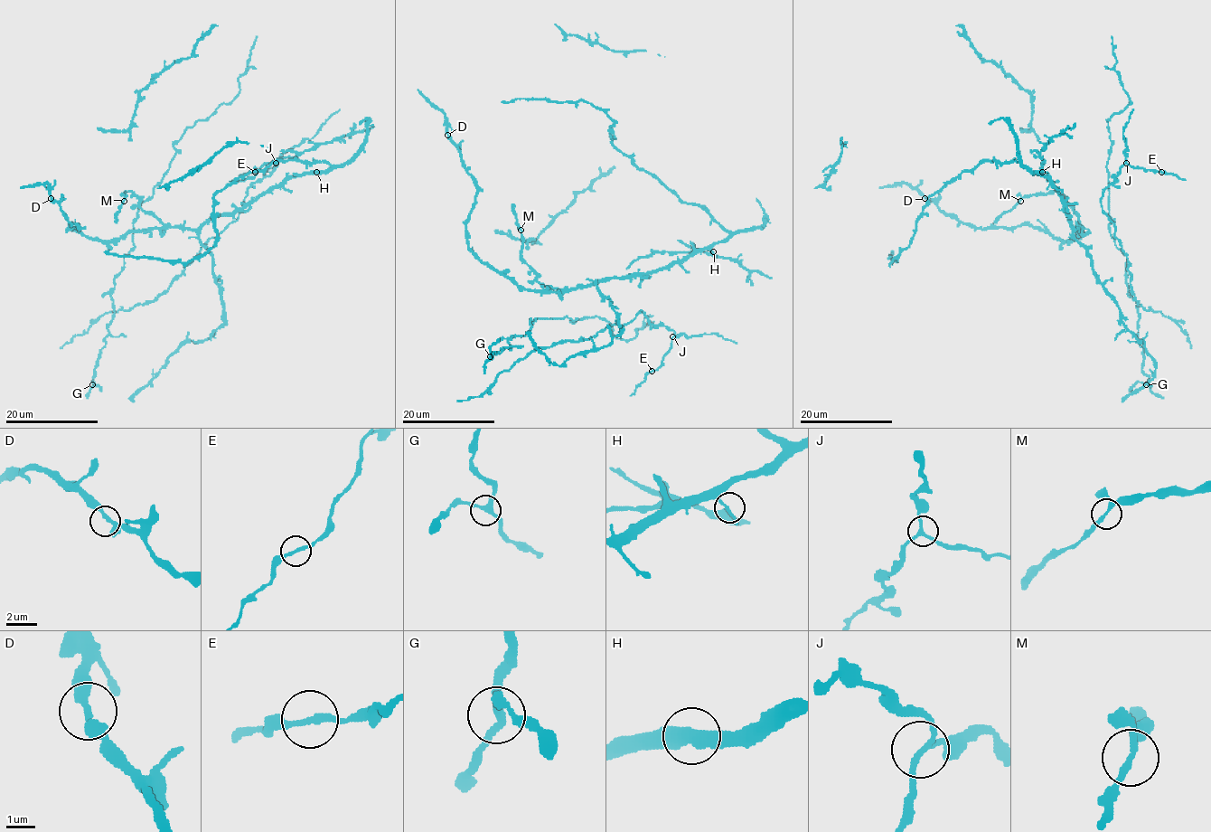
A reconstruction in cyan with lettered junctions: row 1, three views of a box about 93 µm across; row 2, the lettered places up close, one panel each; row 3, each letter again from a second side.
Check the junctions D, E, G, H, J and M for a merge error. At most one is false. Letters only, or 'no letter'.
no letter

